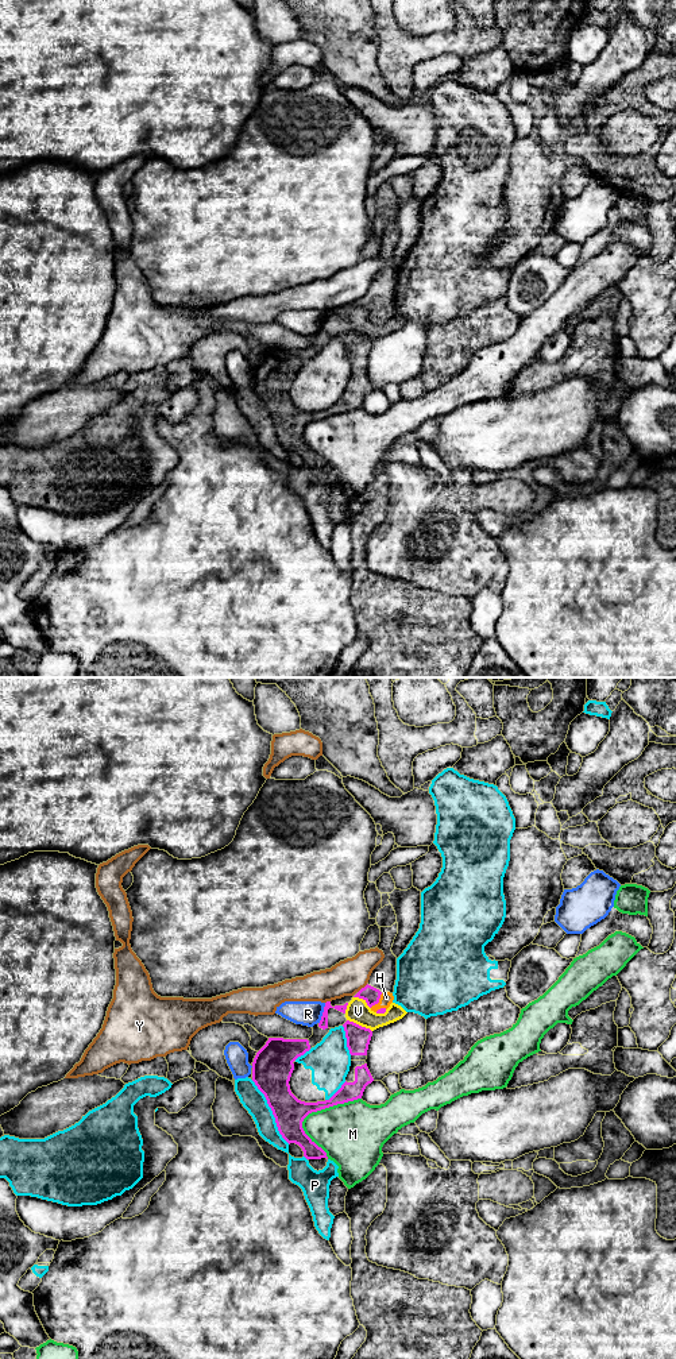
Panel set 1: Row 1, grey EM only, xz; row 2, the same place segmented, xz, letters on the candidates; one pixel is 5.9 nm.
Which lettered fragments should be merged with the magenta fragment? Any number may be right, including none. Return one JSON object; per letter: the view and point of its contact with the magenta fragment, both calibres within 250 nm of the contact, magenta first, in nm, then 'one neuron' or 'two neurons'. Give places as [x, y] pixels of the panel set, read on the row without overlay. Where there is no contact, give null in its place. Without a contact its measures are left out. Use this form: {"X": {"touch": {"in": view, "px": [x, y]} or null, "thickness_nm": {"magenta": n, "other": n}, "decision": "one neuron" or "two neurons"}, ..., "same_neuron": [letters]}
{"H": {"touch": {"in": "xz", "px": [378, 311]}, "thickness_nm": {"magenta": 100, "other": 80}, "decision": "one neuron"}, "M": {"touch": {"in": "xz", "px": [312, 420]}, "thickness_nm": {"magenta": 190, "other": 360}, "decision": "two neurons"}, "P": {"touch": {"in": "xz", "px": [273, 421]}, "thickness_nm": {"magenta": 240, "other": 140}, "decision": "two neurons"}, "R": {"touch": {"in": "xz", "px": [323, 323]}, "thickness_nm": {"magenta": 50, "other": 140}, "decision": "two neurons"}, "V": {"touch": {"in": "xz", "px": [358, 334]}, "thickness_nm": {"magenta": 140, "other": 140}, "decision": "two neurons"}, "Y": {"touch": {"in": "xz", "px": [362, 297]}, "thickness_nm": {"magenta": 100, "other": 200}, "decision": "two neurons"}, "same_neuron": ["H"]}

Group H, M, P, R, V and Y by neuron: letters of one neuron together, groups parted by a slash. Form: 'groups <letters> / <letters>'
groups H / M / P / R / V / Y

